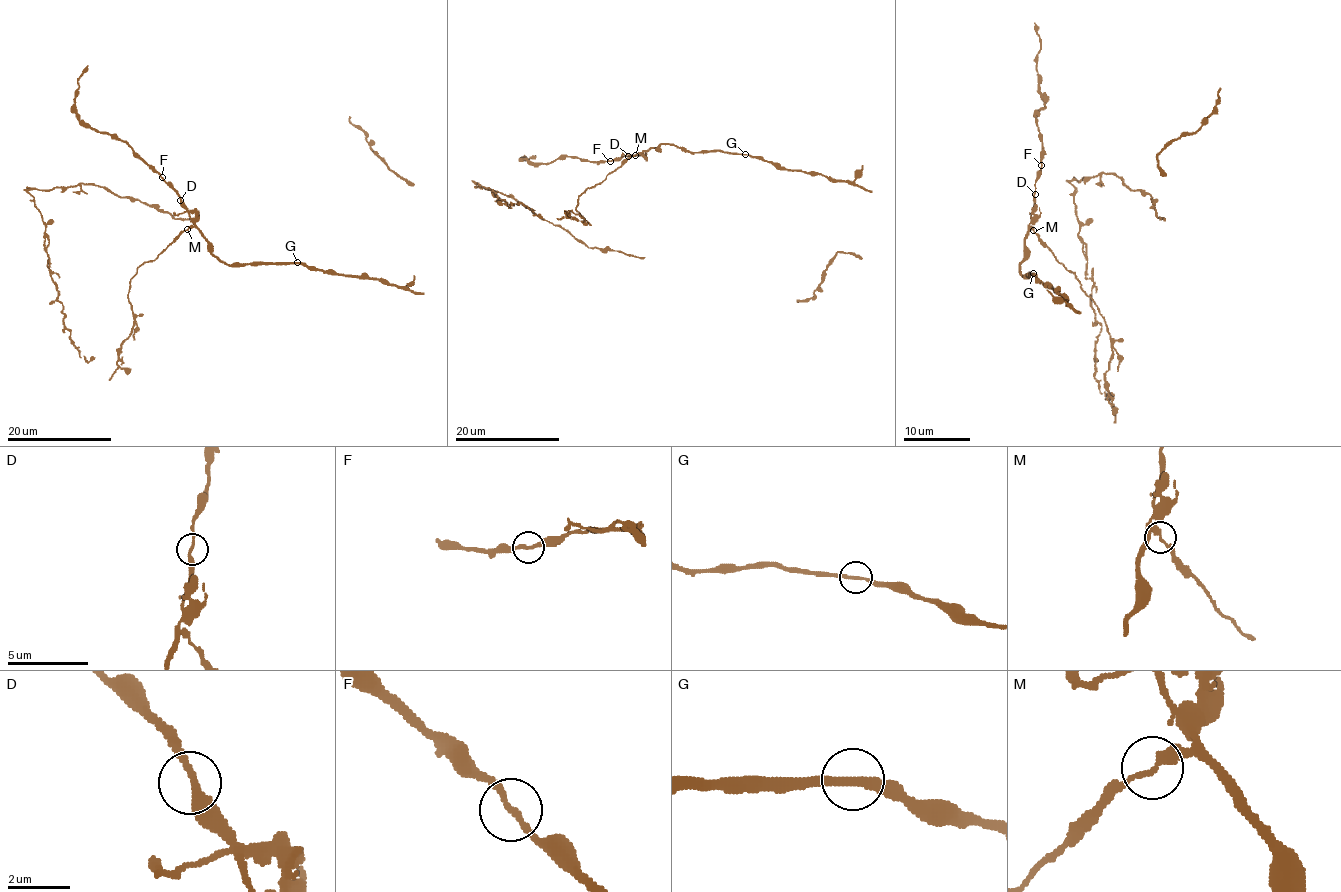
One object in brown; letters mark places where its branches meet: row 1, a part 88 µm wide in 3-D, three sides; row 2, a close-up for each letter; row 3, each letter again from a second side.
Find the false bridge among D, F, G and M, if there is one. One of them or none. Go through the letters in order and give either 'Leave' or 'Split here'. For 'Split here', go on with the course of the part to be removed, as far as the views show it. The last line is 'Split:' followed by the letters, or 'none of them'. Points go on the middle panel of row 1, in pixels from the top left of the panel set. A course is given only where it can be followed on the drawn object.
D: Leave
F: Leave
G: Leave
M: Split here
Split: M

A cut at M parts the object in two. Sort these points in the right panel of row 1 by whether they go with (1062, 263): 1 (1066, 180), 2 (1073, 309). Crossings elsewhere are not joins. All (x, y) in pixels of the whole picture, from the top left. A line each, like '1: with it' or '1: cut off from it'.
1: with it
2: cut off from it

